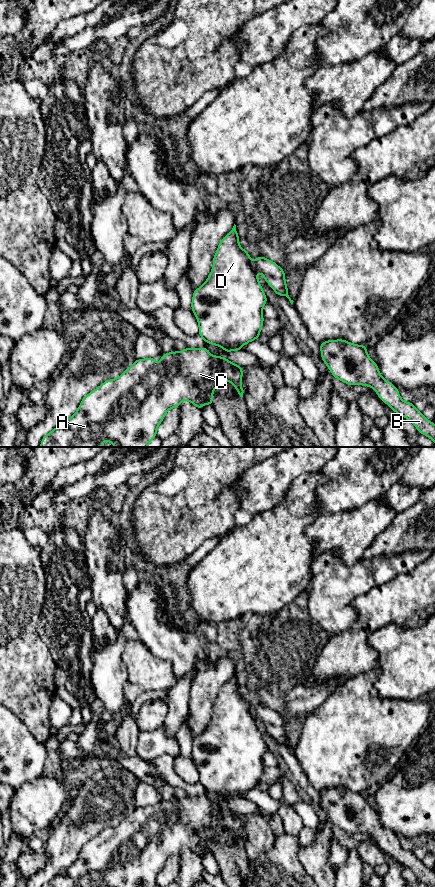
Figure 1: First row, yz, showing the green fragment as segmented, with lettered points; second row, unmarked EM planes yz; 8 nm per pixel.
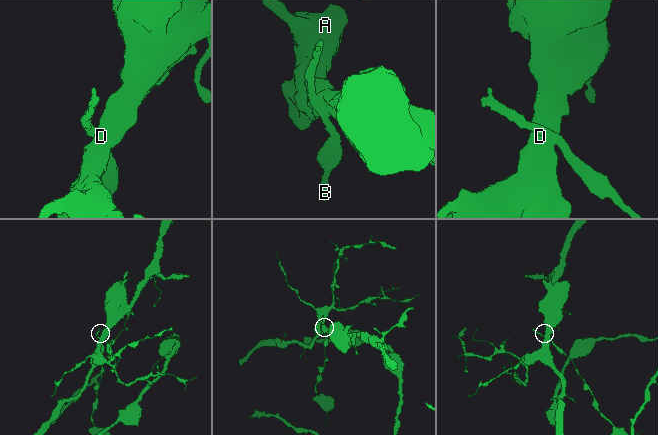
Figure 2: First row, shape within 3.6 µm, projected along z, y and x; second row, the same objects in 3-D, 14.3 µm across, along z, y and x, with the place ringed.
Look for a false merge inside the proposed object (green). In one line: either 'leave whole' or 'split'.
leave whole

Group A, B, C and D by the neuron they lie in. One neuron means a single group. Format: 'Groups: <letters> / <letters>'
Groups: A B C D

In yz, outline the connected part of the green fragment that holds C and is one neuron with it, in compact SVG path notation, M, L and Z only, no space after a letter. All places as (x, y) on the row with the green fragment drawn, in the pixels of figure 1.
M188 347L180 352L165 353L158 365L155 357L136 359L118 378L106 380L87 394L73 416L43 436L40 447L102 447L103 441L112 442L114 447L147 447L157 437L157 428L168 410L174 407L179 409L183 400L190 401L200 411L206 404L213 406L213 391L221 380L232 383L243 397L242 376L242 366L224 357L211 355L207 348Z

